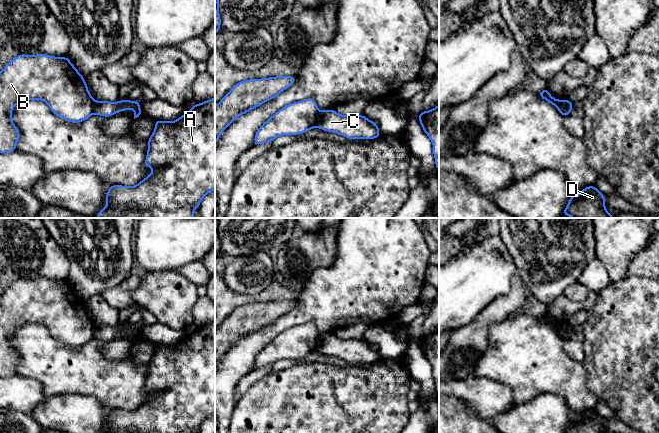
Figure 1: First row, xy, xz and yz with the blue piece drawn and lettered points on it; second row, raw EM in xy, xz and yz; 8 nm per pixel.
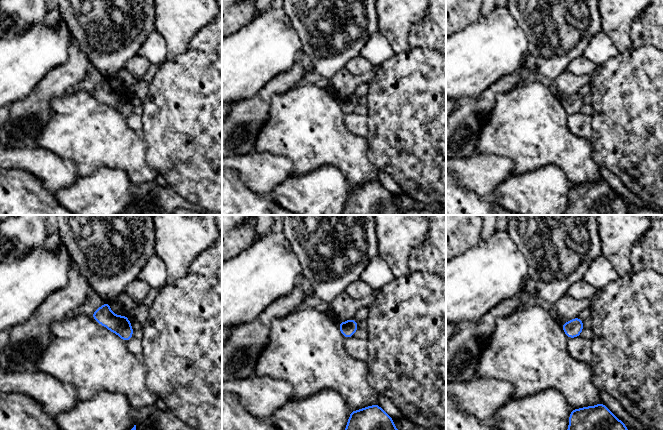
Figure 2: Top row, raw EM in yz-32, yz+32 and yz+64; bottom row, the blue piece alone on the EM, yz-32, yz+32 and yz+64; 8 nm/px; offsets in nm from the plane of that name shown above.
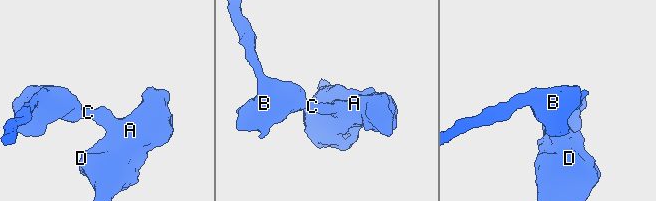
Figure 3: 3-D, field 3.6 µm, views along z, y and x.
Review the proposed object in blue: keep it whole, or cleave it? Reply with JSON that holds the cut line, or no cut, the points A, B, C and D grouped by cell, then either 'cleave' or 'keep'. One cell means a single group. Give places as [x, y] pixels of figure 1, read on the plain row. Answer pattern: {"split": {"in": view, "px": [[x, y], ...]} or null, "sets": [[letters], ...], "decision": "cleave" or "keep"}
{"split": {"in": "xz", "px": [[320, 335], [316, 350]]}, "sets": [["A", "C", "D"], ["B"]], "decision": "cleave"}

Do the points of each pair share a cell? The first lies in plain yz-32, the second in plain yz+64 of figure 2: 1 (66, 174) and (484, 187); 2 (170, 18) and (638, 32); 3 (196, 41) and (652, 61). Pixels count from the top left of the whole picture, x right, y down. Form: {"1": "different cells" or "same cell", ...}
{"1": "same cell", "2": "different cells", "3": "different cells"}

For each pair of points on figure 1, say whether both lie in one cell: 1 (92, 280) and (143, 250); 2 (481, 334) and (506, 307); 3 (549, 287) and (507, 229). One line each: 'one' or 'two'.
1: two
2: one
3: one

